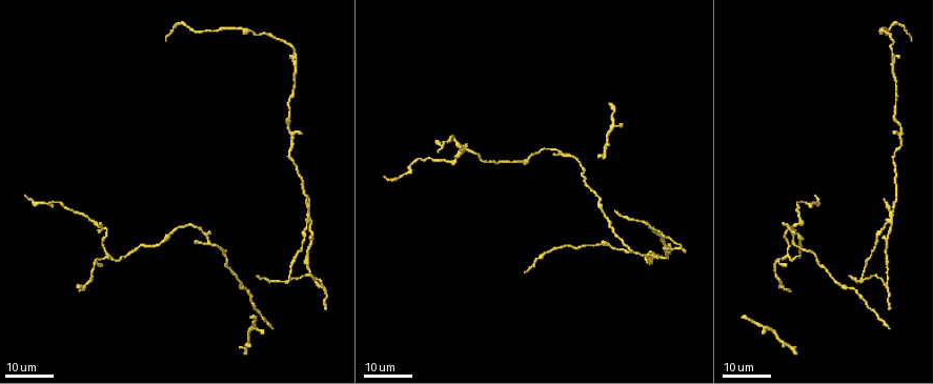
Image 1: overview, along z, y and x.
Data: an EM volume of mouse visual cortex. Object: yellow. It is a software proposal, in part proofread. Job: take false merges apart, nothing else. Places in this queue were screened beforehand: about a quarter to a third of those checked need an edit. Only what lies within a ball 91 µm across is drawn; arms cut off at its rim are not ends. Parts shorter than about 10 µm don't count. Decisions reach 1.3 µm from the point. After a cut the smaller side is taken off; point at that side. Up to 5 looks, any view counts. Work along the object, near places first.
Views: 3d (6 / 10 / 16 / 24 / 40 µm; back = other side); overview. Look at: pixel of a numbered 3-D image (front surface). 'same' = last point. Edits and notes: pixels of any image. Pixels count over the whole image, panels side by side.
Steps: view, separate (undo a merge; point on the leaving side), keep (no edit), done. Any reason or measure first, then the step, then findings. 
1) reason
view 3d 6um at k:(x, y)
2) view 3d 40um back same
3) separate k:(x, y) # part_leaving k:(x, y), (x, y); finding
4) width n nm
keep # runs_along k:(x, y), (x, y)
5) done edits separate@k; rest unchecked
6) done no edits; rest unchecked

two arms in line, one across
view 3d 24um at 1:(893, 213)

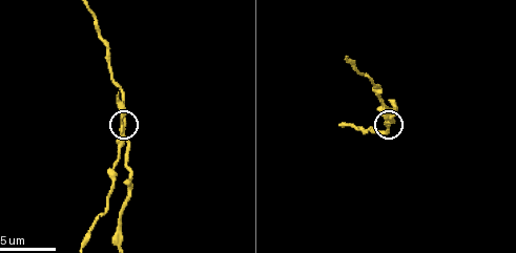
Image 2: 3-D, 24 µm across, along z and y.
view 3d 6um at 2:(123, 127)

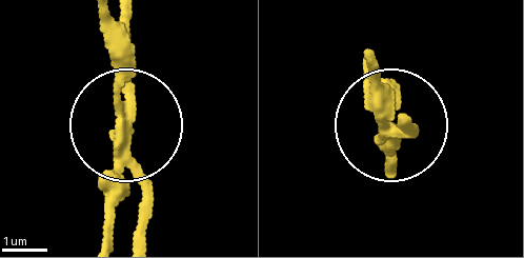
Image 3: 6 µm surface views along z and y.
separate 3:(105, 199) # part_leaving 3:(119, 143), (108, 230); two neurons meet here

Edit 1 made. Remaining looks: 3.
view overview

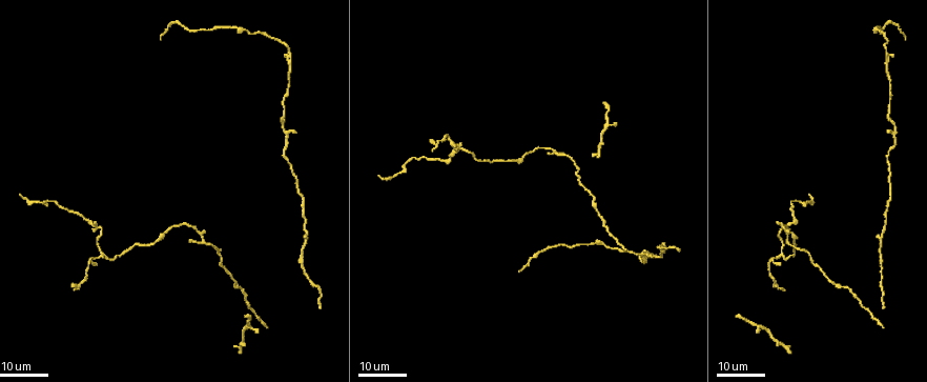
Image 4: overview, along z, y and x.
side arm on a straight run
view 3d 16um at 4:(204, 238)

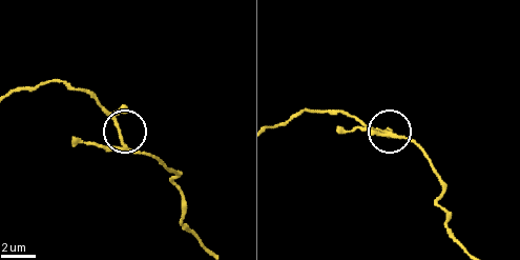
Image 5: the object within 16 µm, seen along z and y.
view 3d 6um at 5:(120, 134)

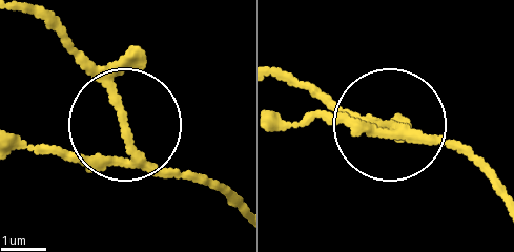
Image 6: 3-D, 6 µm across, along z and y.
width 140 nm
keep # runs_along 6:(237, 208), (146, 155), (112, 88), (60, 35); continuous, no second neuron

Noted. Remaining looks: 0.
done edits separate@3; rest unchecked

